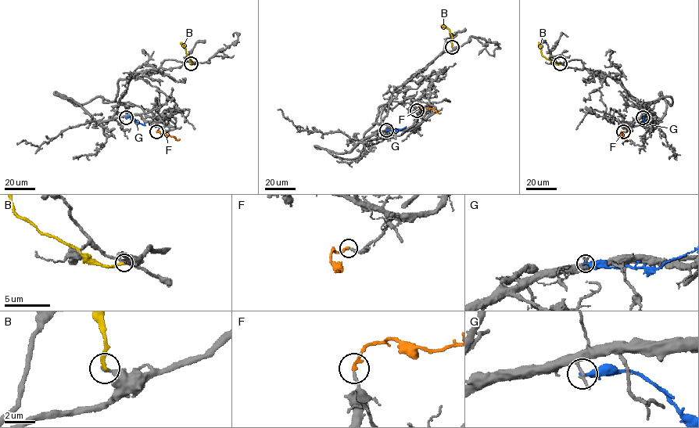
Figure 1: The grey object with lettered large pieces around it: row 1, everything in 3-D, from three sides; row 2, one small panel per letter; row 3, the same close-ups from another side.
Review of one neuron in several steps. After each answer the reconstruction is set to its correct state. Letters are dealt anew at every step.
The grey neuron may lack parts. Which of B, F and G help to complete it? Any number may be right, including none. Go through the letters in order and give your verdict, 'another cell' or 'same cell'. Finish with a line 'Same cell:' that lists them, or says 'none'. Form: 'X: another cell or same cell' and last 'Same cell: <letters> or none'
B: another cell
F: same cell
G: another cell
Same cell: F

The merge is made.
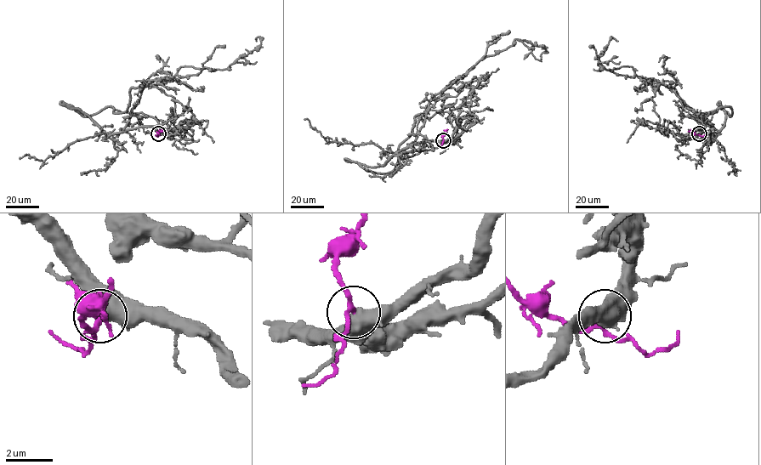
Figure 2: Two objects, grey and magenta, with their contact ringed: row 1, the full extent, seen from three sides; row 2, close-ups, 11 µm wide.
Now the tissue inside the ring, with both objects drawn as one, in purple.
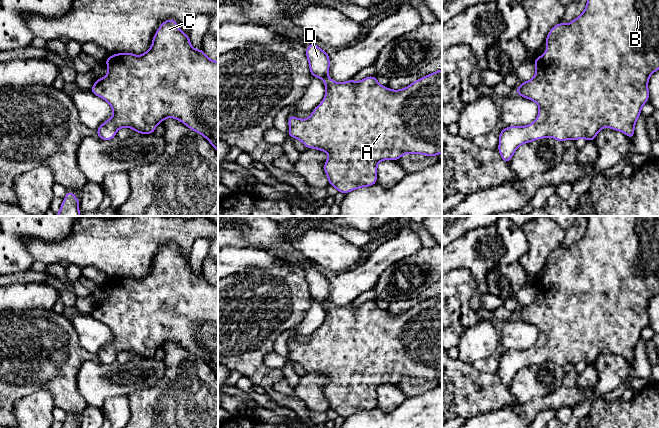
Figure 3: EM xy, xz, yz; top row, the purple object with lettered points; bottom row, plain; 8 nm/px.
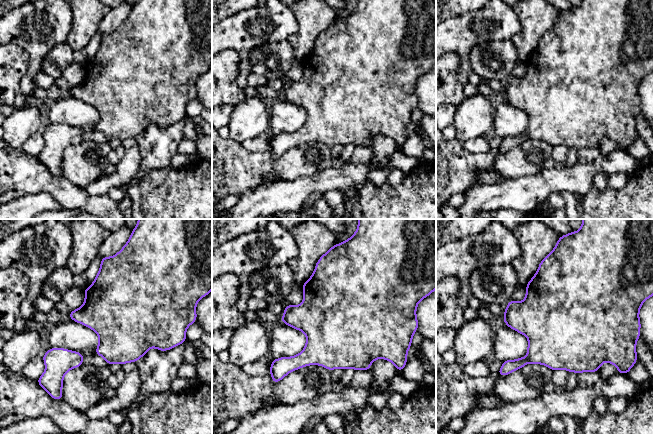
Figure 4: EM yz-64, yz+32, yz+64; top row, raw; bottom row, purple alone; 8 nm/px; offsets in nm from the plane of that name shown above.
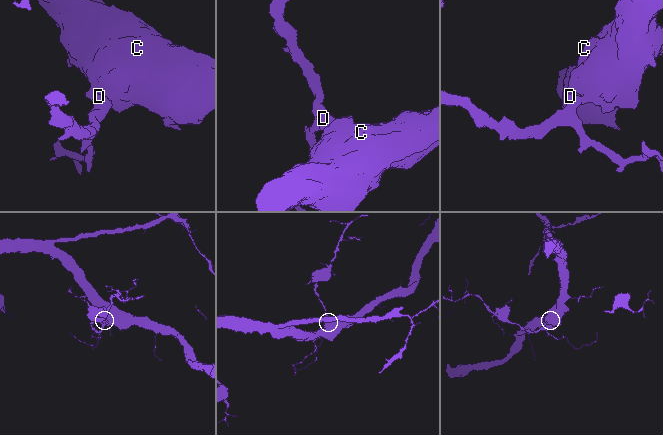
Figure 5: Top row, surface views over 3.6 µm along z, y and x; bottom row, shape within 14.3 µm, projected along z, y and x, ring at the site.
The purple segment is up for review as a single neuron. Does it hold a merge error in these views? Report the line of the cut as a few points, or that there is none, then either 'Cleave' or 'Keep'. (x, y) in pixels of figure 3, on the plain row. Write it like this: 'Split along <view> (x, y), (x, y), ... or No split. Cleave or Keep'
No split. Keep

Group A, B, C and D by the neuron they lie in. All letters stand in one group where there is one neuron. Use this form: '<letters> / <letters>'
A B C D

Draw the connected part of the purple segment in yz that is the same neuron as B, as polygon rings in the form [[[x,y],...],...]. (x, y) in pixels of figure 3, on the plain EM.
[[[587,216],[587,219],[586,232],[579,241],[569,248],[560,246],[550,254],[546,261],[546,277],[534,283],[536,290],[535,300],[529,305],[521,306],[521,309],[515,314],[515,318],[536,326],[539,330],[539,338],[534,347],[523,351],[510,350],[503,352],[499,357],[498,375],[506,388],[519,370],[540,362],[551,361],[562,367],[567,363],[575,366],[579,362],[594,365],[598,356],[604,351],[623,356],[631,364],[634,361],[634,351],[641,338],[642,330],[649,325],[649,301],[653,296],[659,294],[659,216]]]

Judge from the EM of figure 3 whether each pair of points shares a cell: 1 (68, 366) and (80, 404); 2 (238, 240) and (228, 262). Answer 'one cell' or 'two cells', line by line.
1: one cell
2: two cells

